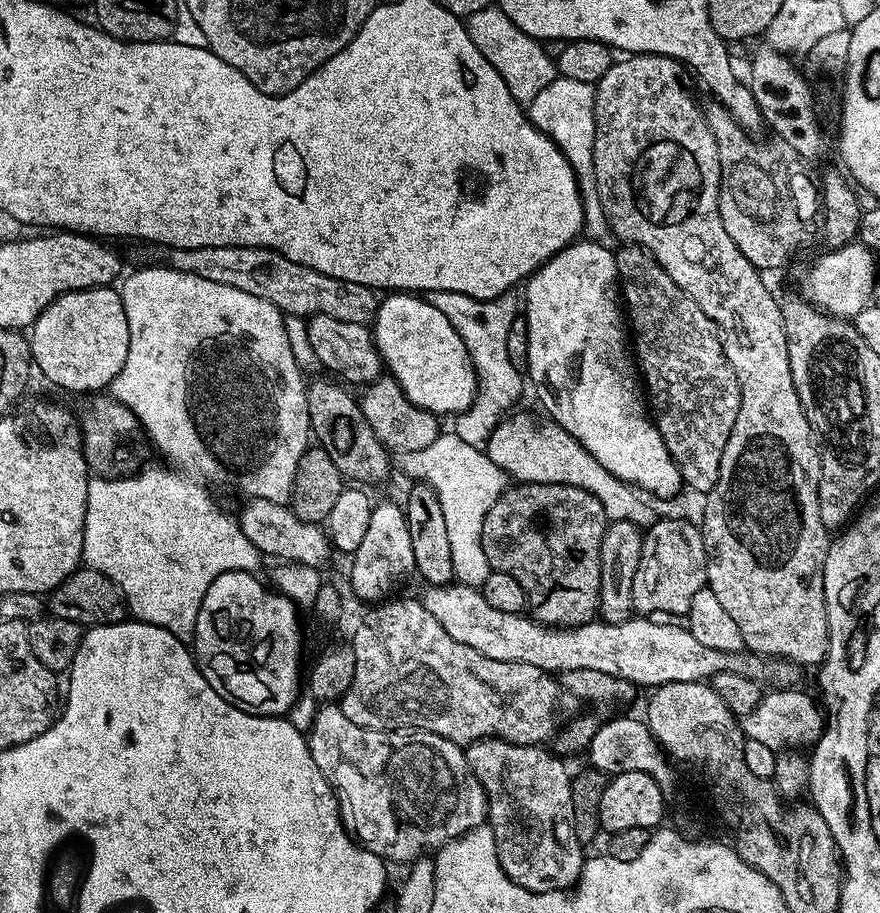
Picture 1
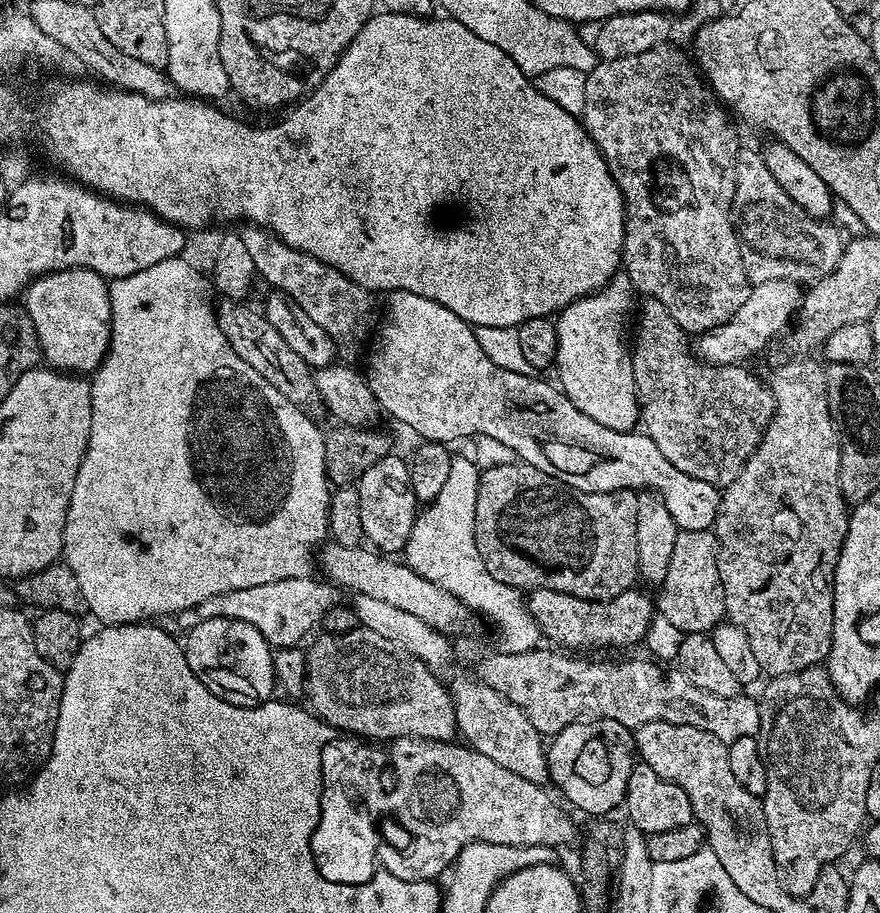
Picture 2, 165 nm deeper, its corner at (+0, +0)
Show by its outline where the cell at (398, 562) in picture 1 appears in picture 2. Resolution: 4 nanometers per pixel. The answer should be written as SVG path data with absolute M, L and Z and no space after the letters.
M396 454L382 458L382 462L374 462L366 474L358 481L361 496L361 518L364 540L373 549L384 554L396 554L396 551L412 536L412 527L416 524L416 508L418 501L410 486L410 474L407 463L399 460Z

